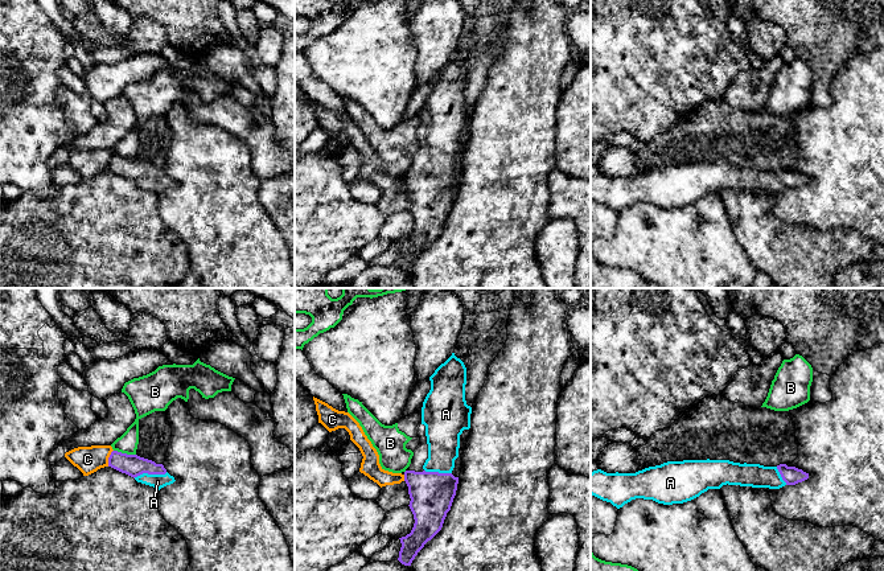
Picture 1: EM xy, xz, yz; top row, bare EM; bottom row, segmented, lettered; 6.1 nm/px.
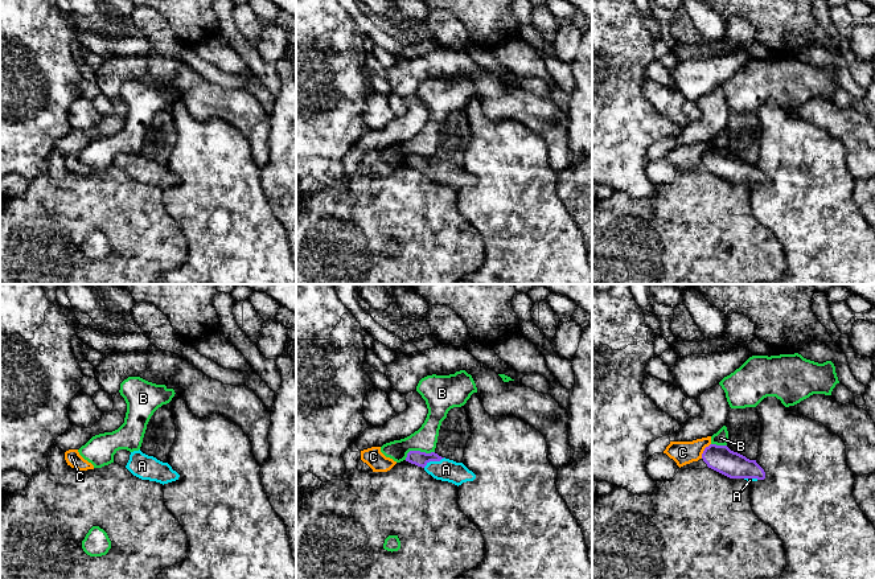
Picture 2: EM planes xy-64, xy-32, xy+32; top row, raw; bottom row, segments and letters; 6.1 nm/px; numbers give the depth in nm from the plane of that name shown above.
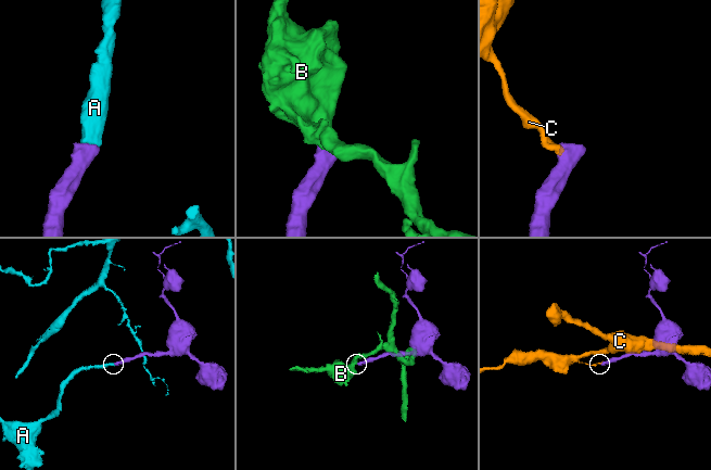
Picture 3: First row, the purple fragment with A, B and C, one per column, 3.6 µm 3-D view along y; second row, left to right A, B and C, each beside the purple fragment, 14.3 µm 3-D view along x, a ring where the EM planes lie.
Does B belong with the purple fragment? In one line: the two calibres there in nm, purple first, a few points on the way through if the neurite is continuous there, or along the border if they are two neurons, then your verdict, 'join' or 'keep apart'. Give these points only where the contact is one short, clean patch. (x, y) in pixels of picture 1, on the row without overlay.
140 nm thick on the purple side, 120 nm on the other; border along xy (114, 153), (135, 159); keep apart

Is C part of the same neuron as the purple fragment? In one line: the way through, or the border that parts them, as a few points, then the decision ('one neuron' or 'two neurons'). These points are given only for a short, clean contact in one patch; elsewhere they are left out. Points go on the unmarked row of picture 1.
border along xy (112, 153), (107, 169); two neurons

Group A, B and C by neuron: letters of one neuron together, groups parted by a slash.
A / B / C

